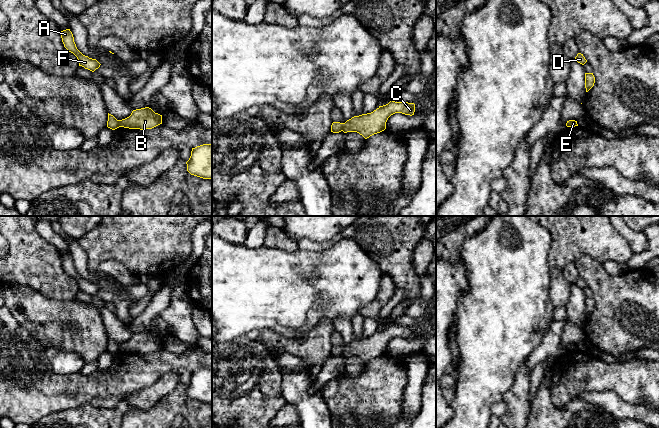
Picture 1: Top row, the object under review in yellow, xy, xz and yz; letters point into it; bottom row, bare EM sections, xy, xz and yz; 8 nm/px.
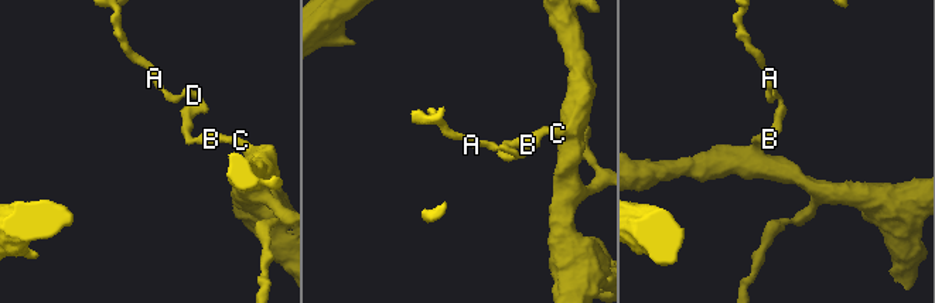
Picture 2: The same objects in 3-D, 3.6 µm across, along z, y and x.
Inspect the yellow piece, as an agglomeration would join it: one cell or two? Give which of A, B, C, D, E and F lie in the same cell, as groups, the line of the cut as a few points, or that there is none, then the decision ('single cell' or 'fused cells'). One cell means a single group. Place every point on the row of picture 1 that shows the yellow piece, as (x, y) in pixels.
groups A D F / B C E; cut xz (344, 123), (341, 130); fused cells

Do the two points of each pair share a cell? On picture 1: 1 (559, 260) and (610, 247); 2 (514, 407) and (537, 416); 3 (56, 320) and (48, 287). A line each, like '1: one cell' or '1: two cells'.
1: one cell
2: two cells
3: two cells

